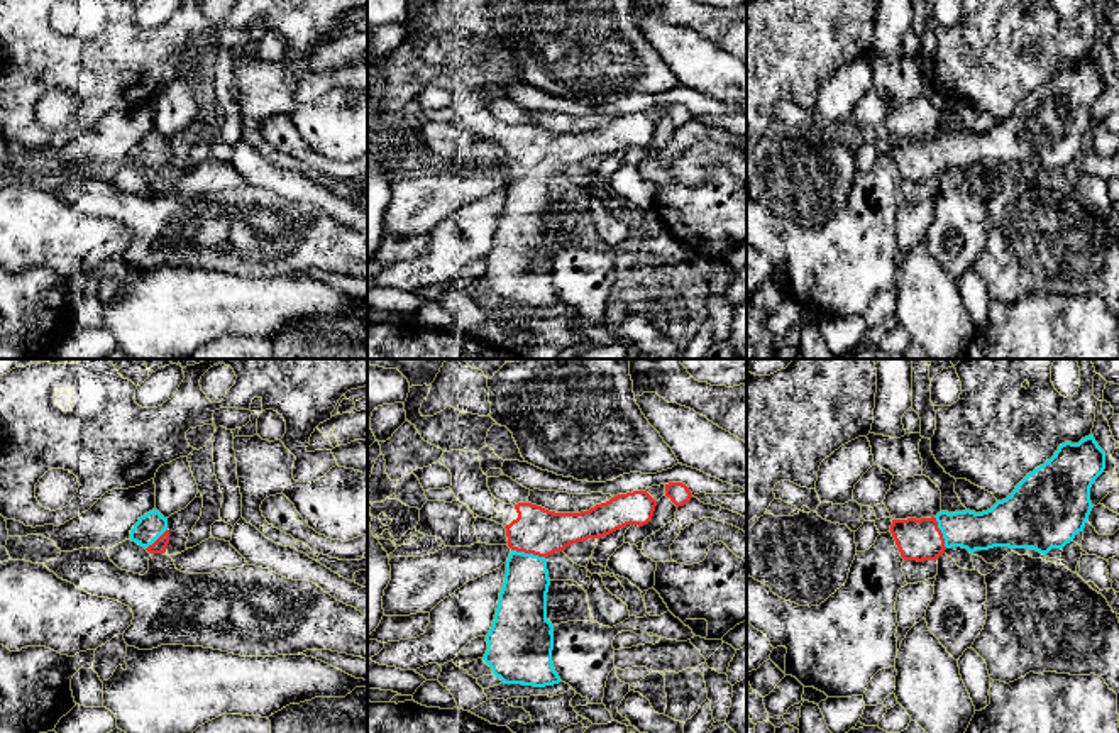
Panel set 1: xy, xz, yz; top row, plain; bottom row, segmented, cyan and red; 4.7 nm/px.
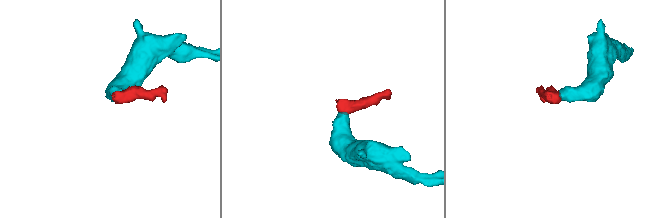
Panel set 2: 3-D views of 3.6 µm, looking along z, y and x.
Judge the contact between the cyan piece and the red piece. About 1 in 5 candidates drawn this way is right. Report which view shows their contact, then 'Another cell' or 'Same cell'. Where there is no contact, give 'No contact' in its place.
Touches cyan in xz. Same cell

